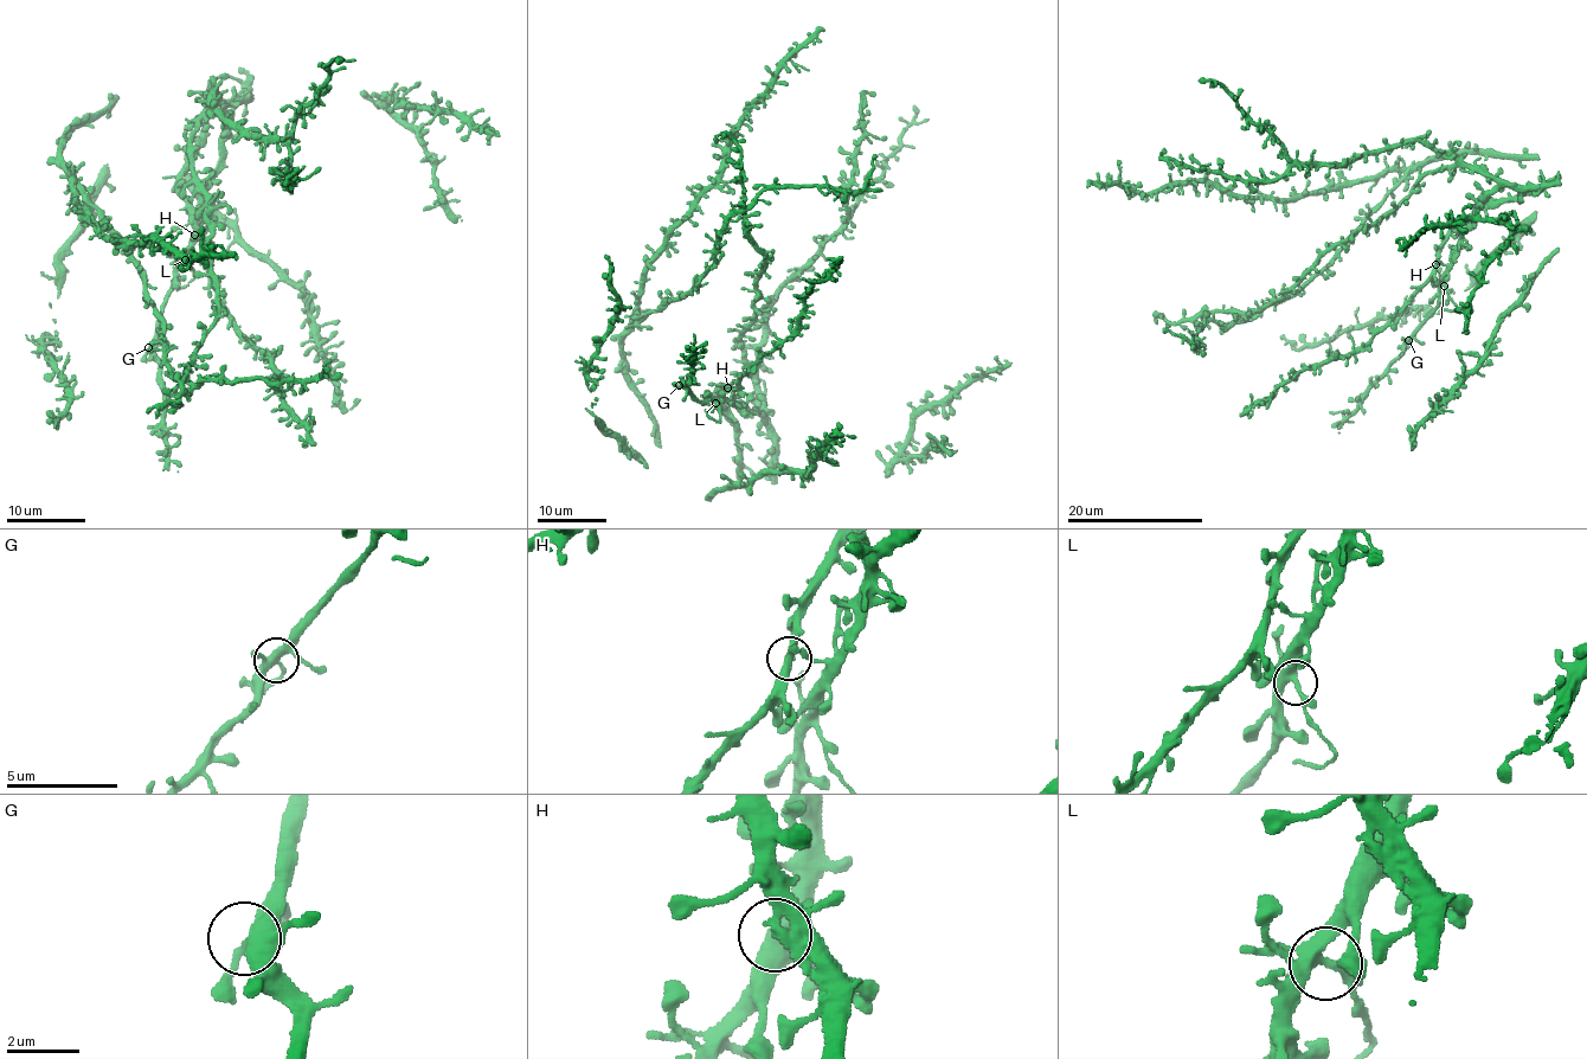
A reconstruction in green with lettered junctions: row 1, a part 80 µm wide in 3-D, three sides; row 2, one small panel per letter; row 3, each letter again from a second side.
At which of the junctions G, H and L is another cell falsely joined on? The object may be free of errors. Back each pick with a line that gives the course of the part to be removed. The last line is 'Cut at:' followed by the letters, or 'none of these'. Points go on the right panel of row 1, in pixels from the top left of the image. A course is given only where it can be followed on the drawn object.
L: foreign part runs (1444, 286), (1457, 307), (1443, 309)
Cut at: L

